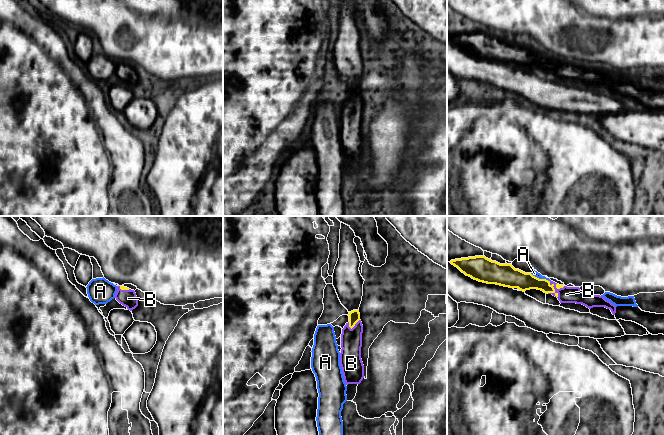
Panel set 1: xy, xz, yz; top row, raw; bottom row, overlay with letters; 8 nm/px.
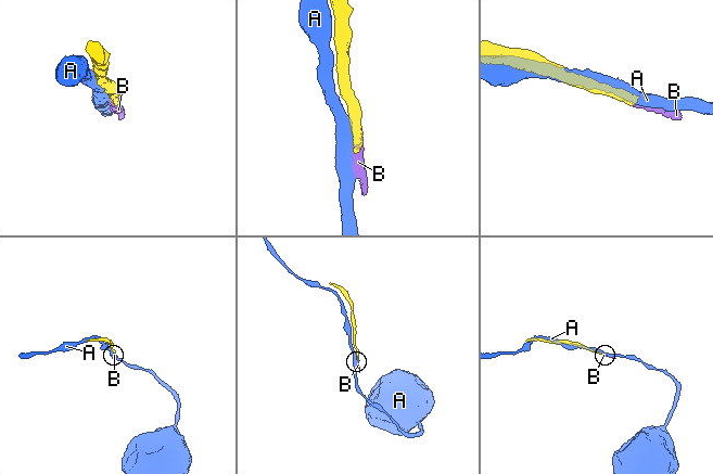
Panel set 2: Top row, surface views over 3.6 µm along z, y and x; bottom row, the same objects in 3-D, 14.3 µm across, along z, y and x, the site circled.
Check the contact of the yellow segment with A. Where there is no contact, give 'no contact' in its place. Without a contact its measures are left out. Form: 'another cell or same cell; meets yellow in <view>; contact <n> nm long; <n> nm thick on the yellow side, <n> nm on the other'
another cell; meets yellow in yz; contact 180 nm long; 160 nm thick on the yellow side, 50 nm on the other

